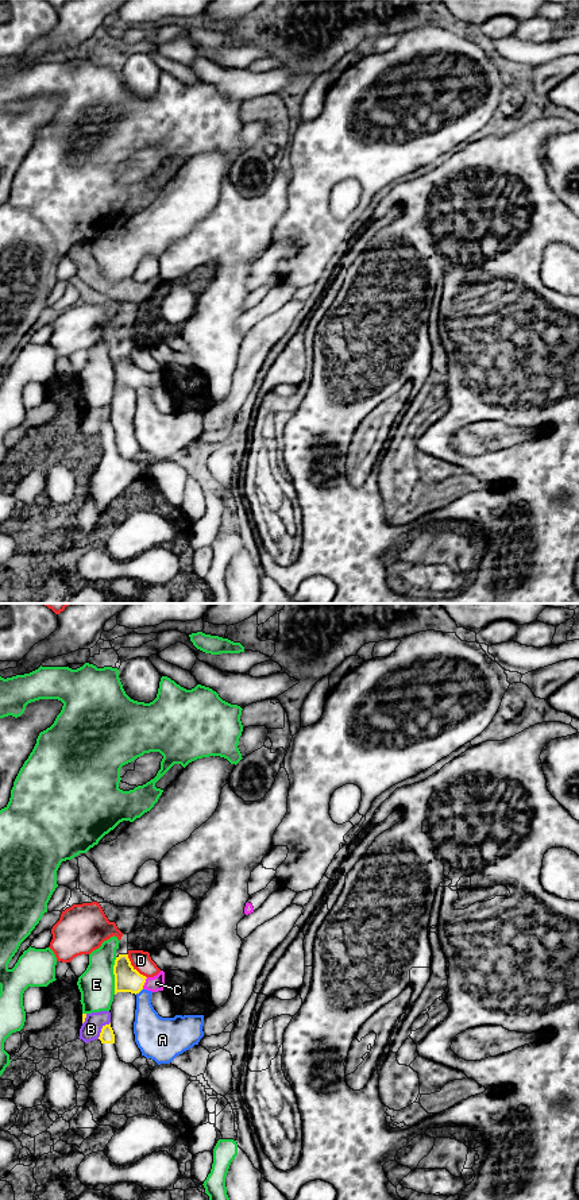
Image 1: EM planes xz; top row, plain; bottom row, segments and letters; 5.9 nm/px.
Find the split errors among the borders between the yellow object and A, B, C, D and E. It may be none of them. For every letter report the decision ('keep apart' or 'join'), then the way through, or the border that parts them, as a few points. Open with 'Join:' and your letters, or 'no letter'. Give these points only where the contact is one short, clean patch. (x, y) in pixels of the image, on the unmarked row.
Join: C
A: keep apart
B: keep apart
C: join | across xz (127, 374), (145, 377), (157, 378)
D: keep apart
E: keep apart

